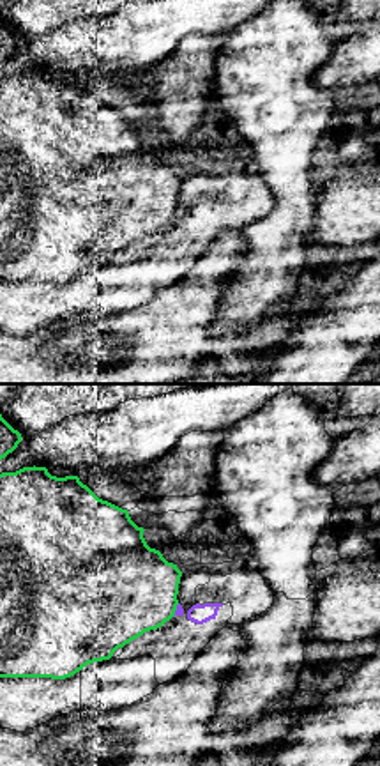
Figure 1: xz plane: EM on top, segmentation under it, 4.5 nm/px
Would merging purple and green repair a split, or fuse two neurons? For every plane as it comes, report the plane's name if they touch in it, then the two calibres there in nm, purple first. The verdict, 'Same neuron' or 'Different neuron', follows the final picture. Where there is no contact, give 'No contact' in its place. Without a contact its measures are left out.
Touches purple in xz. Thickness 40 nm (purple) against 440 nm

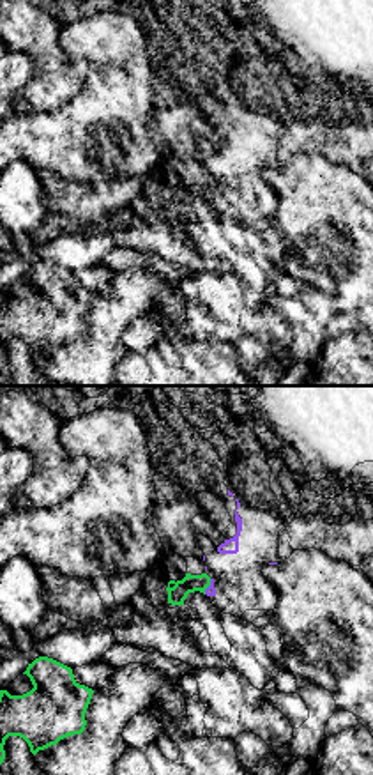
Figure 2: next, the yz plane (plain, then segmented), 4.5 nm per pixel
Touches purple in yz. Thickness 50 nm (purple) against 80 nm

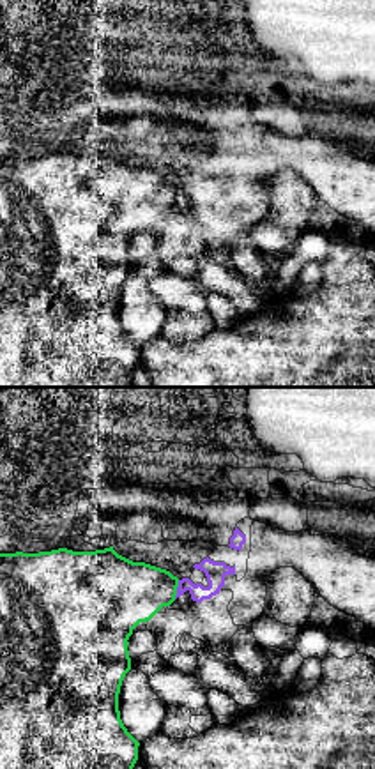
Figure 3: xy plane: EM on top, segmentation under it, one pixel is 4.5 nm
Touches purple in xy. Thickness 90 nm (purple) against 300 nm

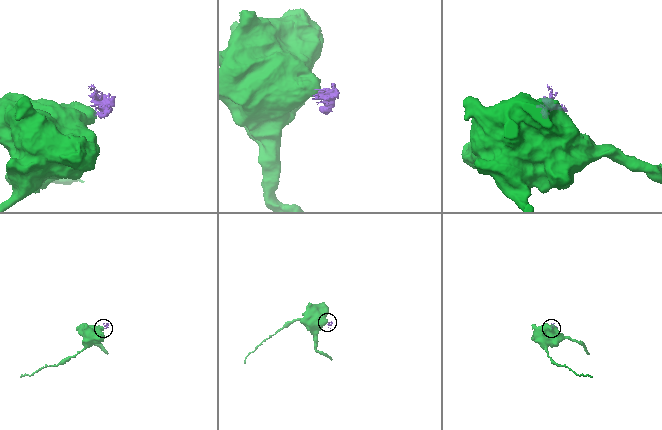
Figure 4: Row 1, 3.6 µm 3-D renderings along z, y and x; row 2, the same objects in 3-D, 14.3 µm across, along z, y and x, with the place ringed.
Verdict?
Different neuron

